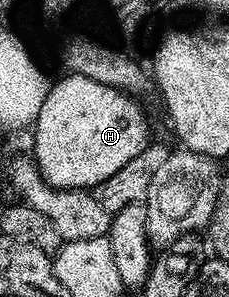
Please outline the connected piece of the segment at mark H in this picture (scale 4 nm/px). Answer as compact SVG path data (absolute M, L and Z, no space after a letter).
M68 73L66 77L52 85L33 123L33 161L53 188L99 188L127 162L144 153L147 118L132 95L97 84L97 80L89 80L89 76Z

